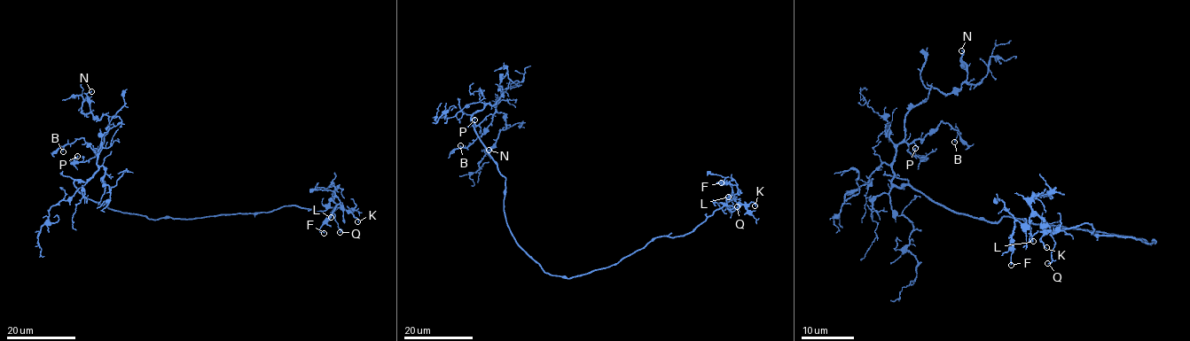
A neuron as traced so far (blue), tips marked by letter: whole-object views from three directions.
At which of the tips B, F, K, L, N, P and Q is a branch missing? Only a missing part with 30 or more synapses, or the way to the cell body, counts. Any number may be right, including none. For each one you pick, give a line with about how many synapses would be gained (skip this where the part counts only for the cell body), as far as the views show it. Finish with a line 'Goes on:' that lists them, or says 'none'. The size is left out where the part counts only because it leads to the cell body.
Goes on: none

